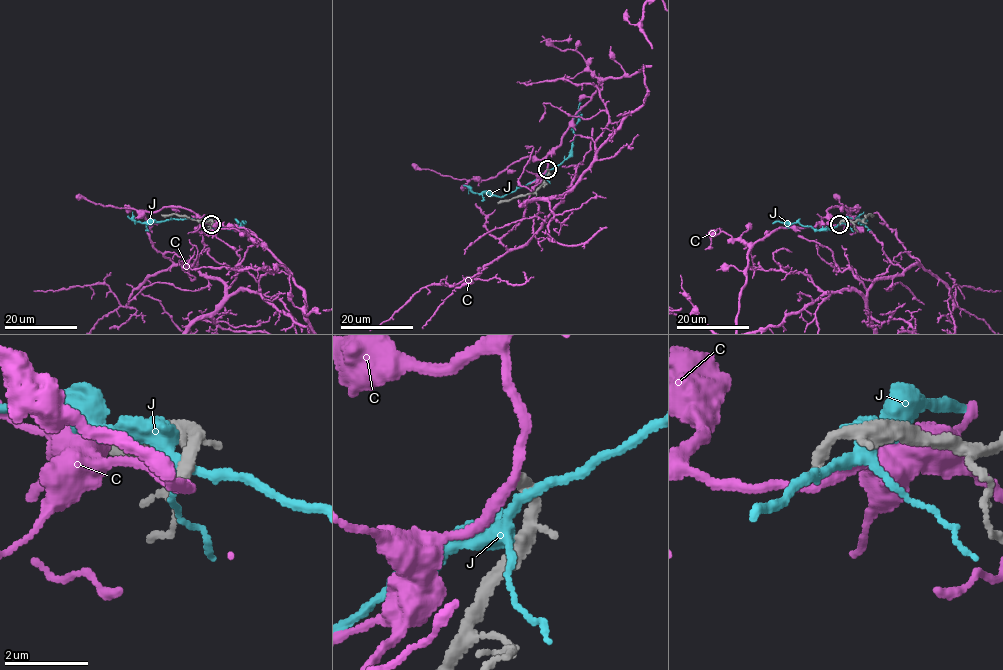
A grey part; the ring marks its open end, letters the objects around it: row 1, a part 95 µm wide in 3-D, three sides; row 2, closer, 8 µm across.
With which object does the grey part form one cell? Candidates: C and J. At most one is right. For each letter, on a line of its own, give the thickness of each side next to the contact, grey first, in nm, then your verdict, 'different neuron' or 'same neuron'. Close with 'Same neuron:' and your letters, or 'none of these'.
C: 280/240 nm | different neuron
J: 320/220 nm | different neuron
Same neuron: none of these

